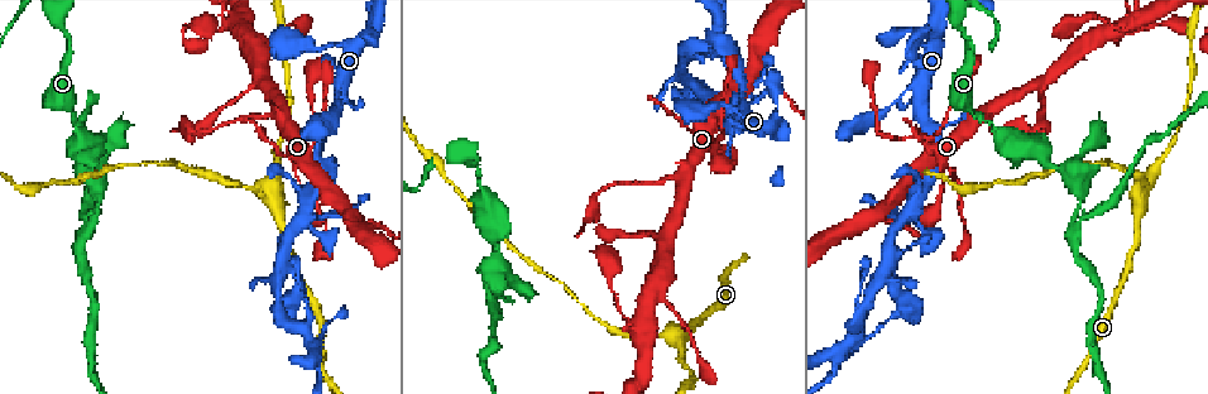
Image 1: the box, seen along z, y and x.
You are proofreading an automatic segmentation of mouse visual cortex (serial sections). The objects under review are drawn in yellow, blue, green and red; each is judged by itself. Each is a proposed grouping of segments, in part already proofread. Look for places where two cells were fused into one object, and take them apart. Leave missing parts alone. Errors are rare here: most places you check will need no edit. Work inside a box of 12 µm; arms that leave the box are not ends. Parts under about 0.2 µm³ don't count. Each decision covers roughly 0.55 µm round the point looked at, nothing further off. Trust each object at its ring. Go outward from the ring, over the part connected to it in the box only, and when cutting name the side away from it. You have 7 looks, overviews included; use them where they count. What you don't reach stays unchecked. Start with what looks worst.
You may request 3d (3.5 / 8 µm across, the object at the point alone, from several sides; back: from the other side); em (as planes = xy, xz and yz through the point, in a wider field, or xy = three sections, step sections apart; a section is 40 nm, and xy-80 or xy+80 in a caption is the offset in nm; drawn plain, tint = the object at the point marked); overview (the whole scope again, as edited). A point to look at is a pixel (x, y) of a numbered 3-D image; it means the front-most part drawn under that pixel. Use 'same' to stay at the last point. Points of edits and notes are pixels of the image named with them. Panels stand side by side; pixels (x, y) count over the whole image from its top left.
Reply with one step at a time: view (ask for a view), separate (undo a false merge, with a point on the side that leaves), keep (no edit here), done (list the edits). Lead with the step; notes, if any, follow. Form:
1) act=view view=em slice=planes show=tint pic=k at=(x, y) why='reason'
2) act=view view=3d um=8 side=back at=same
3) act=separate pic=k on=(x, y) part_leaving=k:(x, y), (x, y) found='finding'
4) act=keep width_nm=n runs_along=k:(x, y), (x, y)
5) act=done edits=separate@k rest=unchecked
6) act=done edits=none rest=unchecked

act=view view=3d um=3.5 pic=1 at=(89, 226) why='side arm on a straight run'

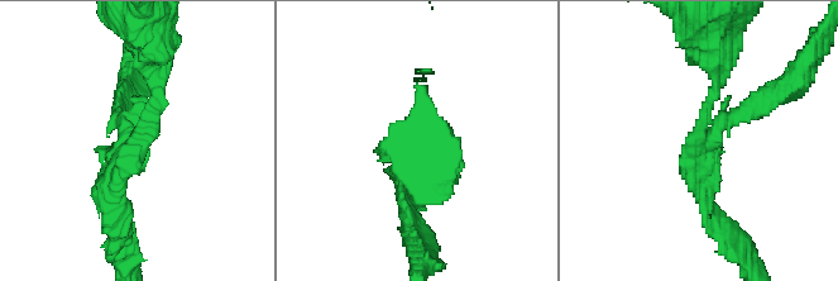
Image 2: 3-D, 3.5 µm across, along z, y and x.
act=view view=em slice=xy step=1 show=tint pic=2 at=(694, 135)

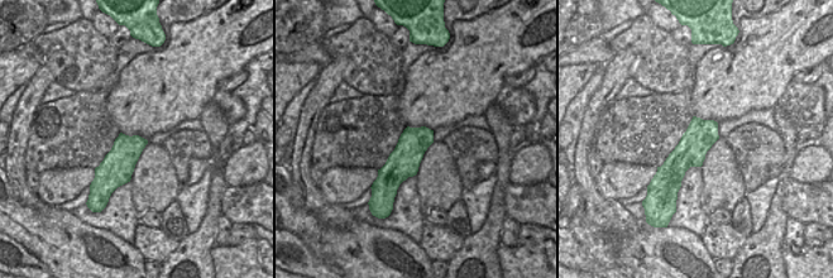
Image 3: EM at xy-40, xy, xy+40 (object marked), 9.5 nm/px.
act=view view=em slice=xy step=5 show=tint at=same why='another direction'

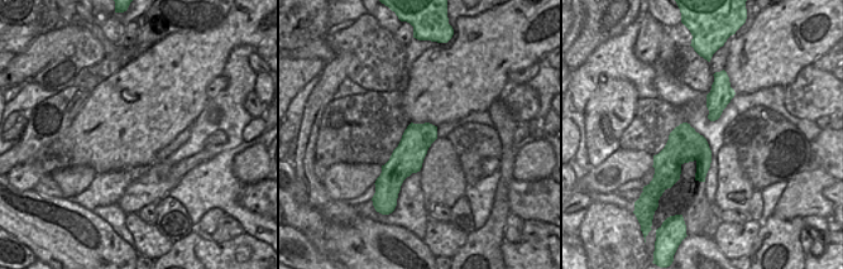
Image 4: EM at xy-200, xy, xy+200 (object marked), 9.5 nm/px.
act=separate pic=2 on=(755, 96) part_leaving=2:(719, 124), (771, 104), (807, 53) found='a second cell is stuck on'

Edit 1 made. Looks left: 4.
act=view view=3d um=8 side=back pic=1 at=(271, 188)

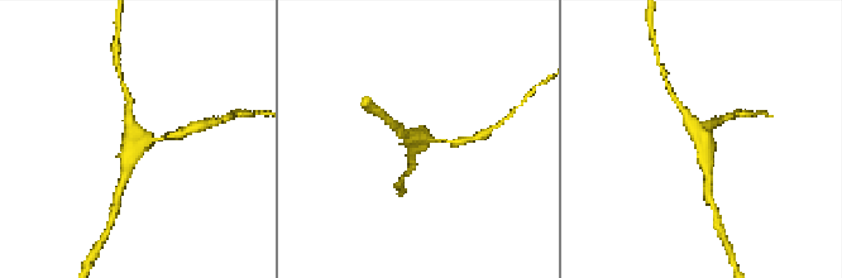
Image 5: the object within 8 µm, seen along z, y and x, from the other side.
act=view view=3d um=3.5 pic=5 at=(702, 138) why='zoom in'

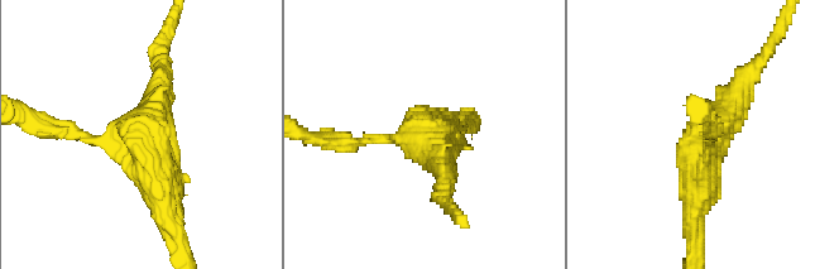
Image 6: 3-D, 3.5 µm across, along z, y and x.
act=view view=em slice=planes show=tint pic=6 at=(141, 138) arms=3 arm_widths_nm=150,300,300 why='need the tissue'

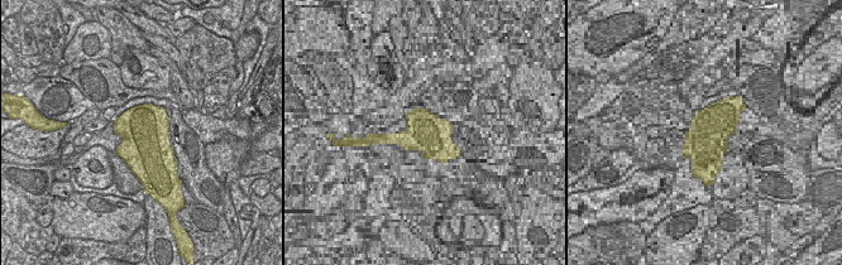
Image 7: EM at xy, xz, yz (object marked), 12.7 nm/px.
act=keep found='continuous, no second cell'

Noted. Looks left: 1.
act=done edits=separate@2 rest=unchecked

